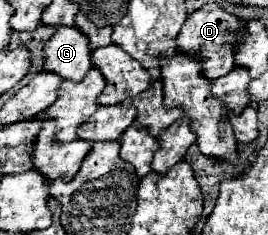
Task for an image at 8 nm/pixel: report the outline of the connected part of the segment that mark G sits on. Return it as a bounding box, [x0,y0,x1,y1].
[44,26,90,82]

